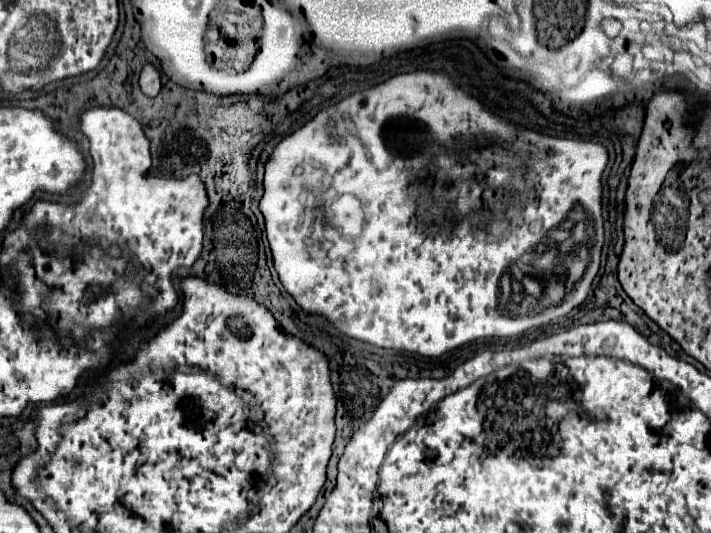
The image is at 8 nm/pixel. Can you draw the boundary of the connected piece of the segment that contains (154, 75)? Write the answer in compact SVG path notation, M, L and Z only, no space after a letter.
M147 64L143 68L141 78L139 78L139 86L141 86L143 94L149 96L149 98L155 98L159 94L159 90L161 90L161 78L159 78L159 72L157 72L155 66Z

